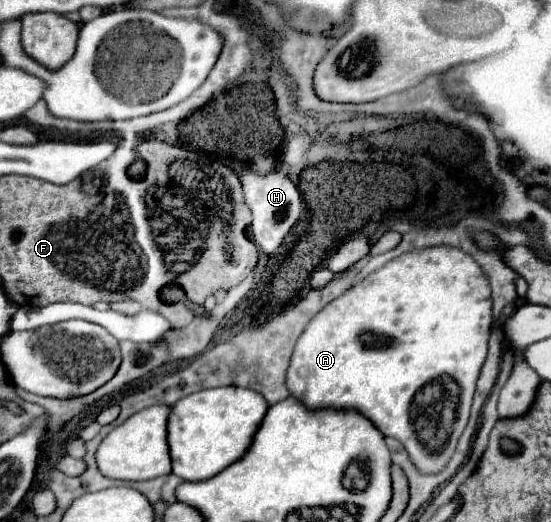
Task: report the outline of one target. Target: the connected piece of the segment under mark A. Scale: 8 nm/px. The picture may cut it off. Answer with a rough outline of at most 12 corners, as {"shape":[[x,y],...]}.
{"shape":[[405,252],[331,300],[287,388],[441,472],[487,358],[467,252]]}

